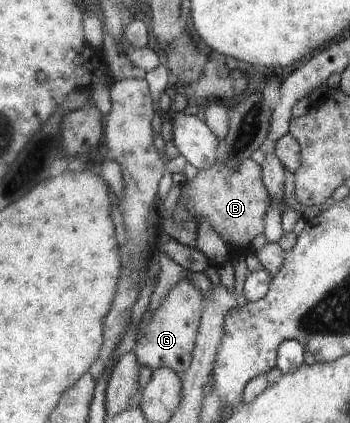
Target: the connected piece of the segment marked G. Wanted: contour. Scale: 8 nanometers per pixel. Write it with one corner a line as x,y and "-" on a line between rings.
184,278
172,287
154,311
144,334
138,340
135,353
140,364
152,372
170,368
178,373
186,373
193,365
193,353
197,346
203,307
204,293
191,280

